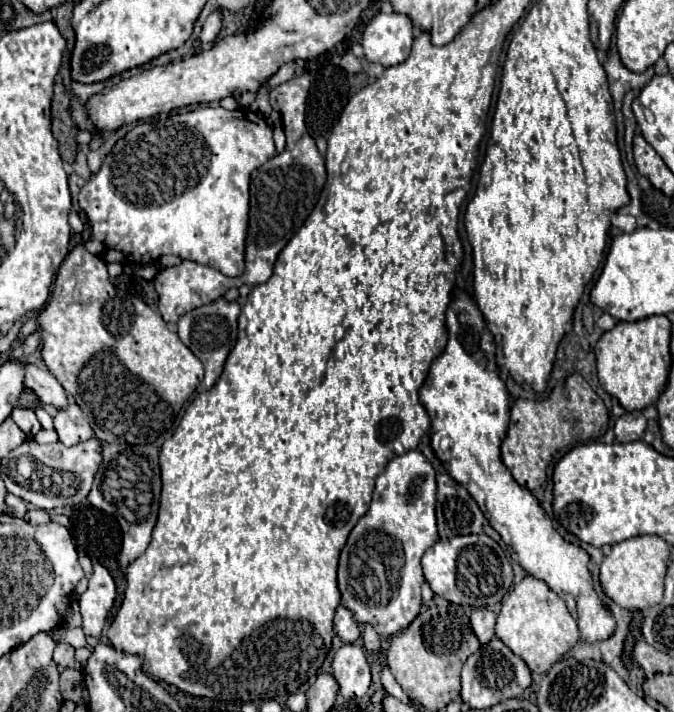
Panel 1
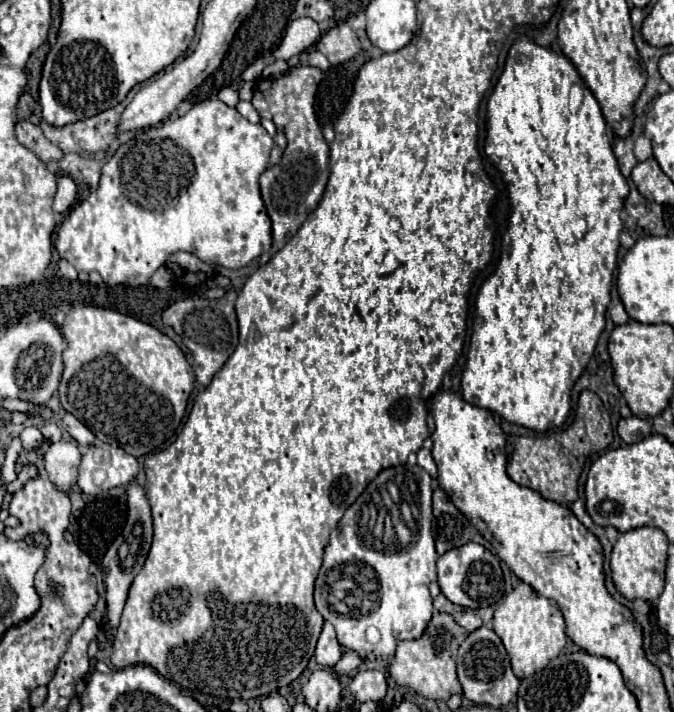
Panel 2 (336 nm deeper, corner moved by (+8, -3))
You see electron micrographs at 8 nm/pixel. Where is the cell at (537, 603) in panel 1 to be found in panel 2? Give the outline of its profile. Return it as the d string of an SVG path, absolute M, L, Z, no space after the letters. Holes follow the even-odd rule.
M520 582L504 600L502 604L496 608L494 612L494 632L500 636L510 662L512 662L512 670L514 674L522 680L530 674L534 674L536 670L544 668L550 660L554 660L560 650L566 646L566 624L564 618L558 610L558 606L536 594L528 584Z

